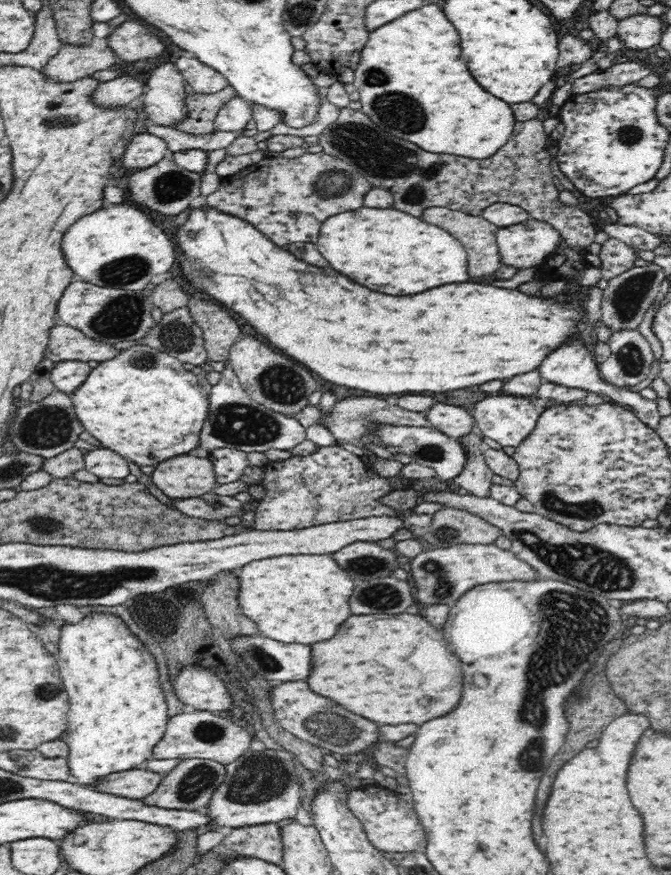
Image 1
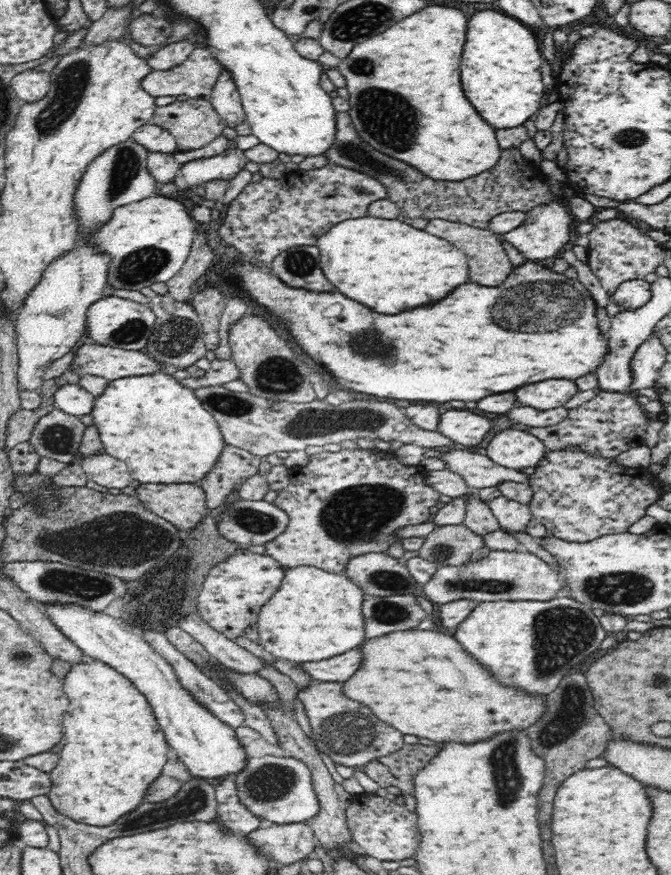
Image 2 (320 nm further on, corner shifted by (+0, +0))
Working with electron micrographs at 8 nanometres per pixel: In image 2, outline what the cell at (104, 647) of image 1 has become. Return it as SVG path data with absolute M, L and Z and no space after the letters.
M92 660L74 665L62 682L66 696L70 698L70 708L64 714L66 742L58 753L56 768L48 773L51 783L46 796L50 799L54 811L64 817L104 828L140 806L148 786L162 776L162 768L168 760L168 744L146 697L128 678L106 663Z

